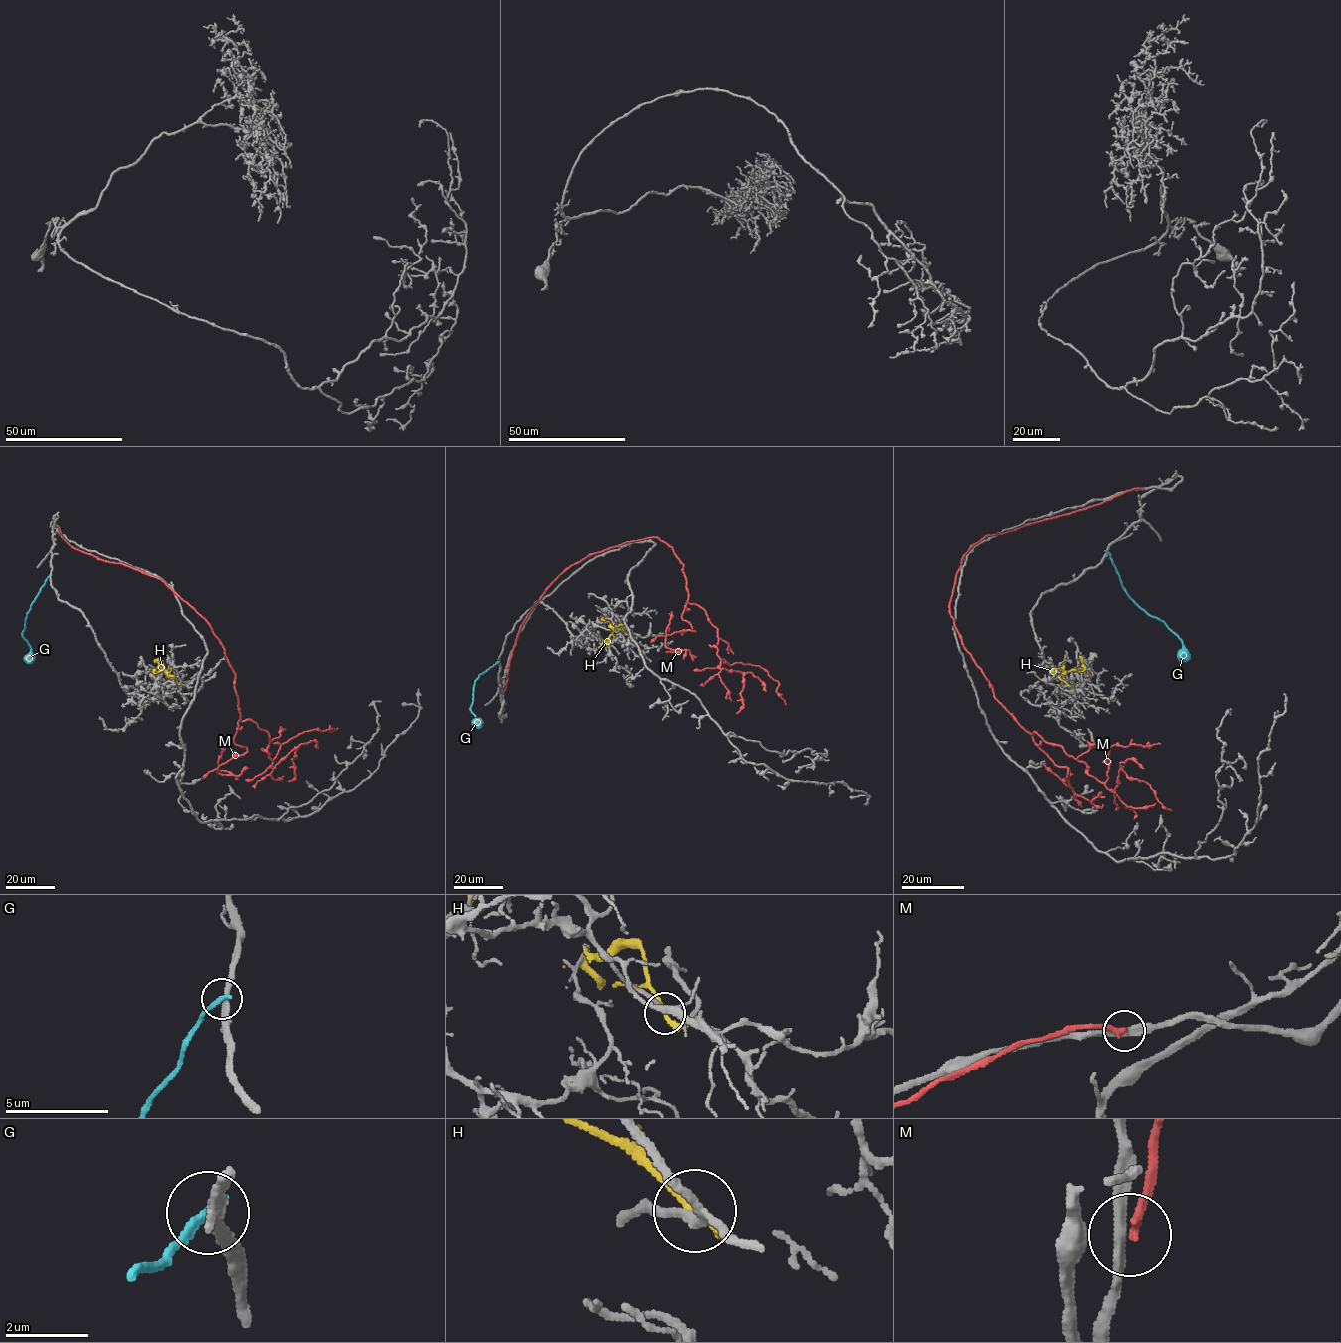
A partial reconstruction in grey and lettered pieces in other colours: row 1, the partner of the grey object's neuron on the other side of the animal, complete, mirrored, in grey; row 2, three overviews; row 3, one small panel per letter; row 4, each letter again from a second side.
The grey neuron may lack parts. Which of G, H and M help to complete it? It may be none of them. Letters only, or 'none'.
none

